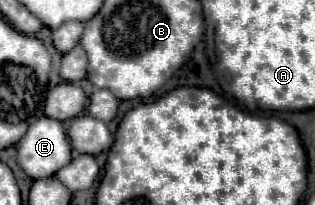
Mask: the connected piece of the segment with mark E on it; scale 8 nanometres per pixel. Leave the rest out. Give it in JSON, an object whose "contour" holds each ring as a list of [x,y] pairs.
{"contour":[[[47,116],[31,124],[17,144],[17,162],[33,180],[55,176],[59,168],[71,162],[71,144],[63,124]]]}

